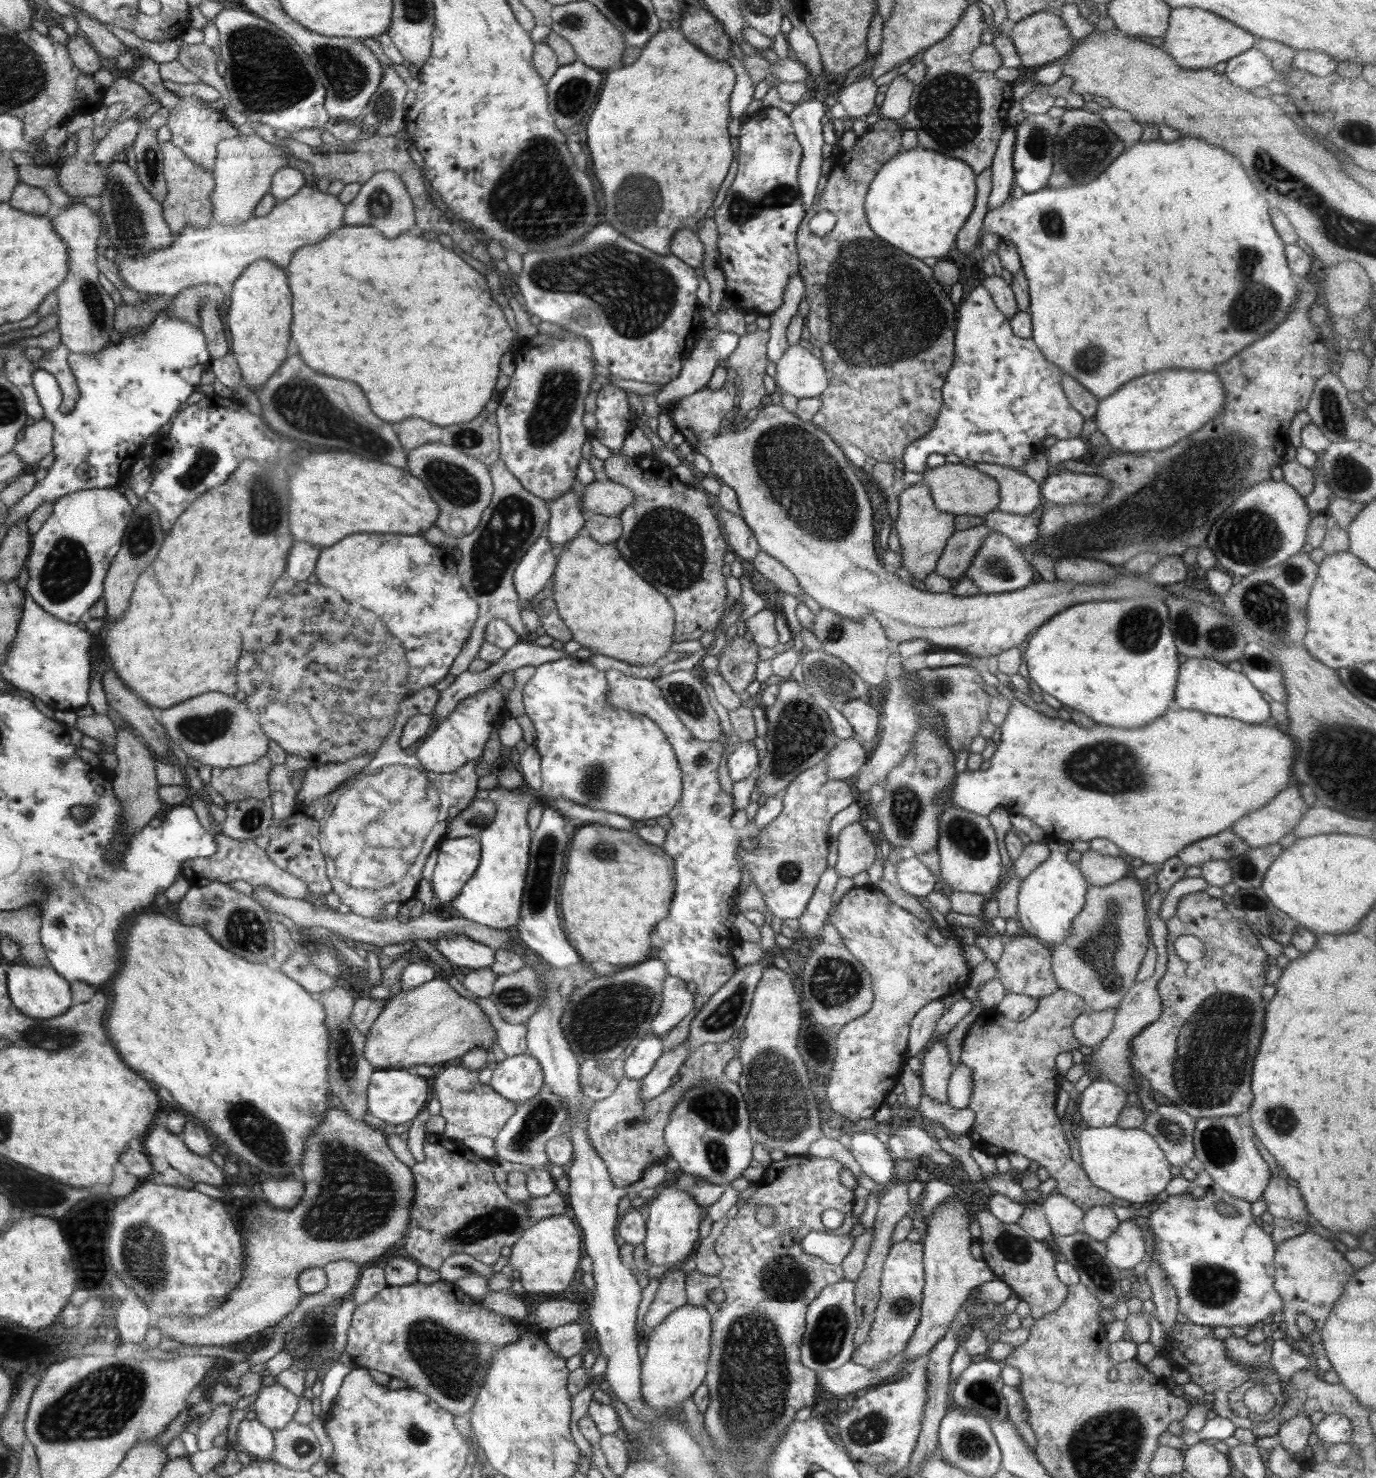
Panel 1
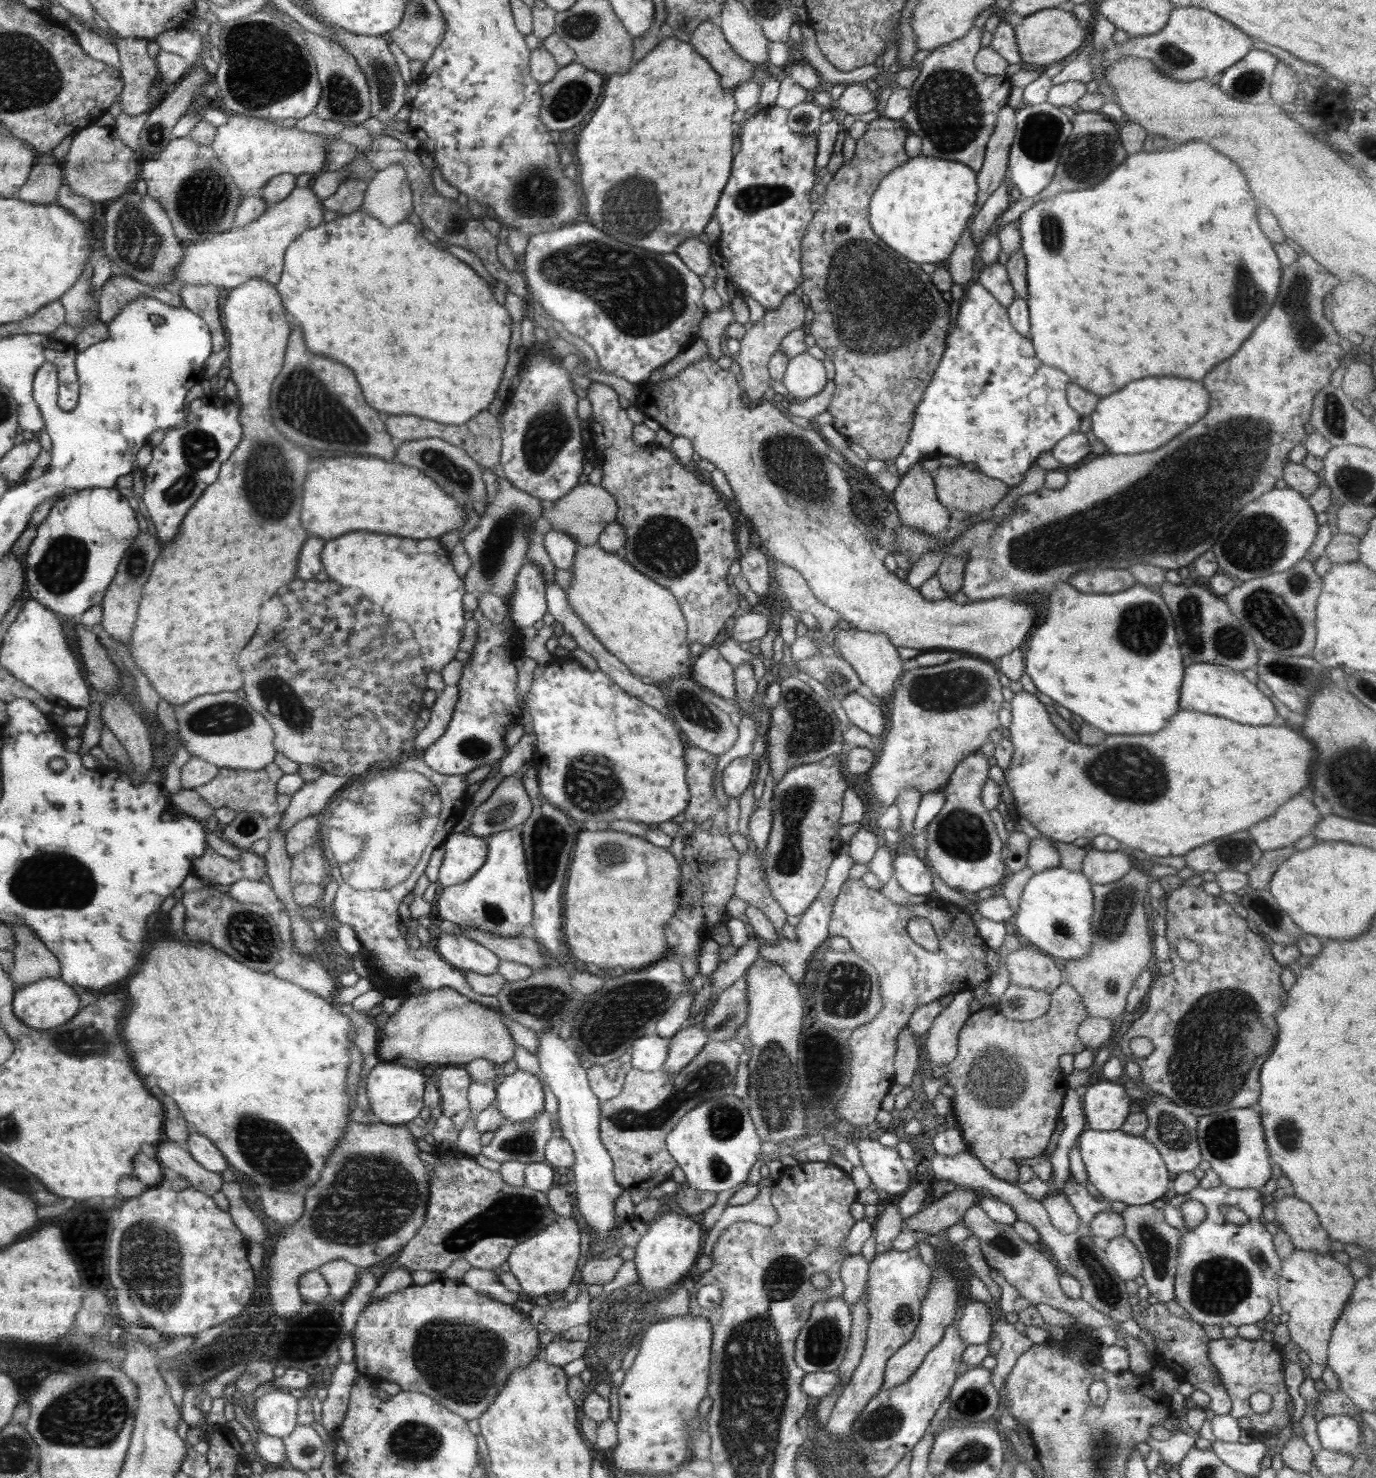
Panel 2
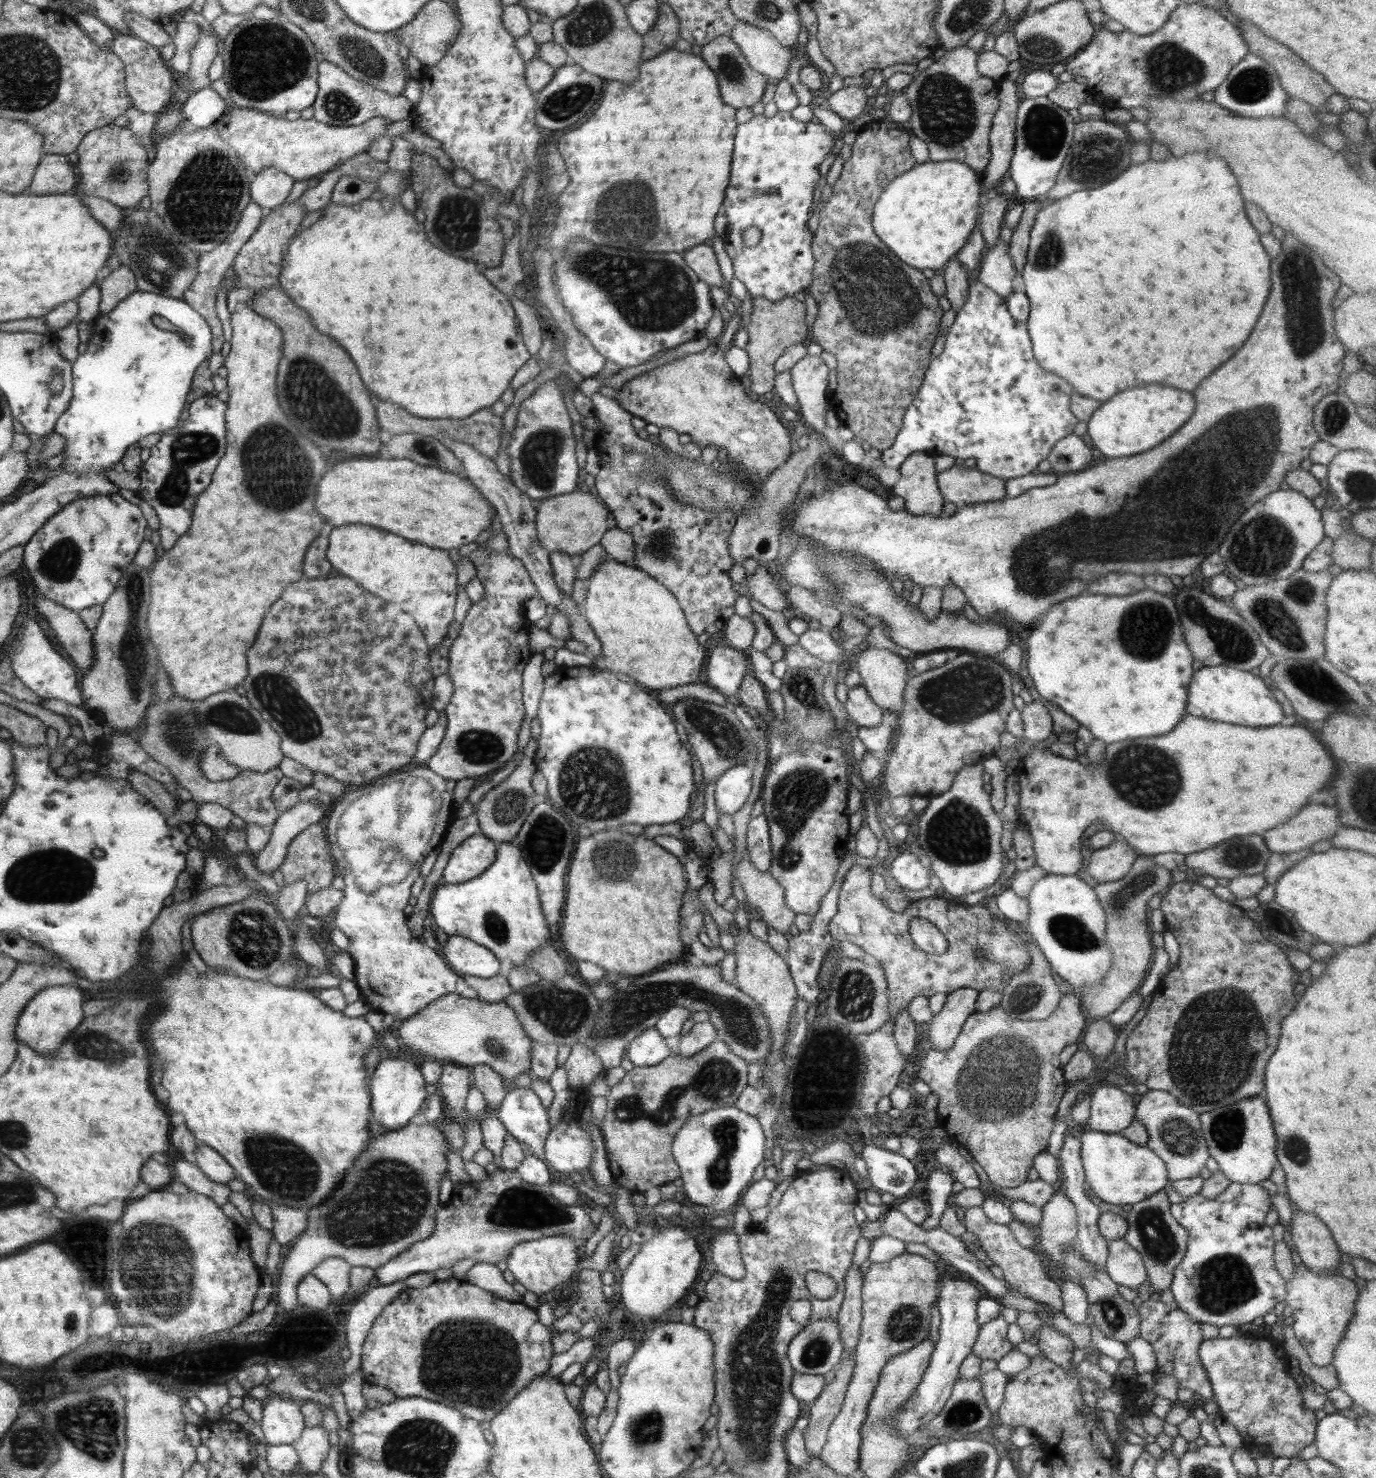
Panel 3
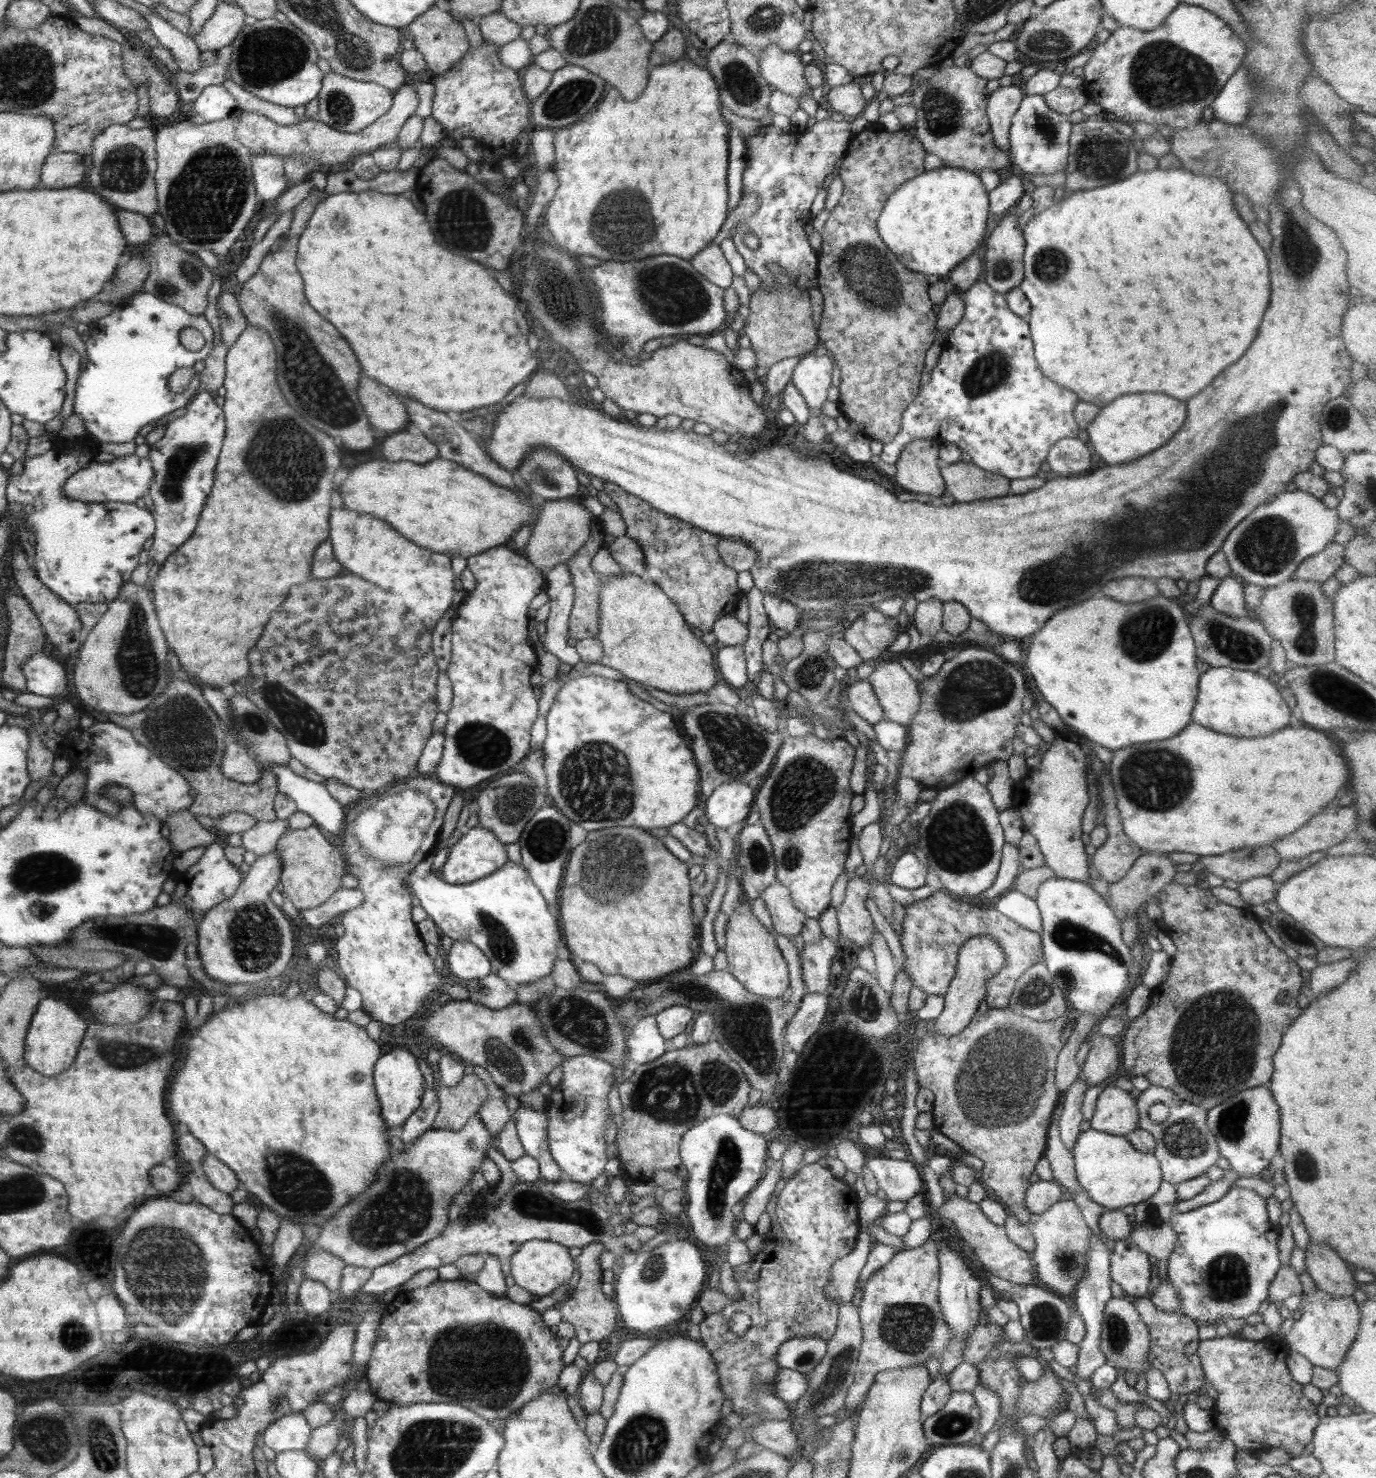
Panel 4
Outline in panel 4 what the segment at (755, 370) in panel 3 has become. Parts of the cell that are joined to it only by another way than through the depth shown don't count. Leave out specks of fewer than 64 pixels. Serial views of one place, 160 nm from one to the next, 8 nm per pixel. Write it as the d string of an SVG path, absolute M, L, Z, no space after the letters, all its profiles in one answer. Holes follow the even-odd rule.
M768 265L767 269L773 272L777 285L771 291L760 287L758 291L751 293L750 313L745 319L746 325L741 334L751 340L751 349L757 358L756 365L769 368L784 358L813 354L820 345L820 340L812 323L812 302L808 295L808 287L805 289L798 287L796 281L793 281L778 265Z

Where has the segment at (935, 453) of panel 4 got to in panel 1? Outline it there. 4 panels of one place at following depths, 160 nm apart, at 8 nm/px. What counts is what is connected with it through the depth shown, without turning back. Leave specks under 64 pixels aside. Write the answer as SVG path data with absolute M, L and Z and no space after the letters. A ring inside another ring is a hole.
M923 483L901 487L898 496L899 510L894 520L895 533L898 538L897 552L902 556L901 568L908 571L912 580L926 580L928 574L935 571L937 560L941 557L947 538L954 534L954 518L952 514L936 510L930 489Z

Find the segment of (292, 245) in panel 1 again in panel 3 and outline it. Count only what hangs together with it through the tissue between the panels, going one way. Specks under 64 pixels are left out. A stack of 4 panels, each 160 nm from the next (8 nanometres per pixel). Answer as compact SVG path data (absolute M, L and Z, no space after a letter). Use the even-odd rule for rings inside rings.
M298 201L290 203L287 206L278 205L266 211L264 220L248 239L248 243L244 243L242 250L236 255L233 266L240 282L244 283L248 288L267 289L269 286L279 282L281 274L281 261L288 243L296 236L300 222L305 217L307 211Z

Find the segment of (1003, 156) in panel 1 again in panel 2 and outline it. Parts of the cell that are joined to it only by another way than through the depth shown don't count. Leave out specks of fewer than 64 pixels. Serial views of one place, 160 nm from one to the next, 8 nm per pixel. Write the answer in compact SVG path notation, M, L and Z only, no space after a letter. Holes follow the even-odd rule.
M1008 178L987 198L982 208L975 214L969 227L976 245L989 236L990 228L996 224L1010 205L1011 185Z

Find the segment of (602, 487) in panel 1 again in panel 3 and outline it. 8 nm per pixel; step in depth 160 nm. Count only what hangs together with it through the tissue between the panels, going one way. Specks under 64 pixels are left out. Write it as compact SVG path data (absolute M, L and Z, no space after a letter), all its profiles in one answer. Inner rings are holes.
M576 490L570 494L558 495L557 497L546 497L539 502L536 516L536 530L540 546L543 546L548 552L561 550L568 554L578 557L601 541L602 535L610 528L611 512L602 504L602 500L597 496Z

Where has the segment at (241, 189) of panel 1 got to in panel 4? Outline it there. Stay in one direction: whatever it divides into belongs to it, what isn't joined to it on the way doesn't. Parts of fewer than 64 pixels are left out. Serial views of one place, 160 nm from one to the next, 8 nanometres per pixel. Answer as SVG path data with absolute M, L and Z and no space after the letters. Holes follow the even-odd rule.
M404 84L401 87L394 92L393 105L390 110L360 132L348 133L334 130L331 126L310 118L290 126L282 126L263 114L242 111L241 118L235 128L235 135L238 142L243 144L251 154L262 149L281 159L292 156L304 164L311 163L316 170L327 171L331 166L348 161L350 156L371 154L373 150L393 146L397 143L402 125L409 116L416 112L418 106L418 94L414 90L414 85Z

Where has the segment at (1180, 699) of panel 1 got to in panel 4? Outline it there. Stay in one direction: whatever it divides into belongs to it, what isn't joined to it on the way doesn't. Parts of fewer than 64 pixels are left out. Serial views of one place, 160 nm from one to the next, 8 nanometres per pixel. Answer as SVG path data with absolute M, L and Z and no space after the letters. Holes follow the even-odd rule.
M1225 666L1210 667L1199 676L1196 704L1192 721L1216 730L1220 734L1232 734L1242 738L1258 738L1289 726L1292 719L1290 707L1282 698L1279 685L1250 670L1238 670Z

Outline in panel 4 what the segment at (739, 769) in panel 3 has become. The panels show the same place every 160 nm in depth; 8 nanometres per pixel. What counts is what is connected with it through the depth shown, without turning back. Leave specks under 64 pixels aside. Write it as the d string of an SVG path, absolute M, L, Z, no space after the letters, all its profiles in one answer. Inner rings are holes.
M725 782L702 800L699 814L718 828L730 828L747 818L755 793L756 788L745 782Z

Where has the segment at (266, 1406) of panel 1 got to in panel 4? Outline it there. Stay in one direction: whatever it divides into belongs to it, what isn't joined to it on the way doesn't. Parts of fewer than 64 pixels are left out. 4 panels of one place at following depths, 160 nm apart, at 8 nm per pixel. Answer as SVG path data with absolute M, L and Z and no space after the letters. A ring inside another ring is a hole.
M290 1413L274 1420L262 1434L262 1440L276 1453L286 1450L305 1452L312 1430L302 1413Z

